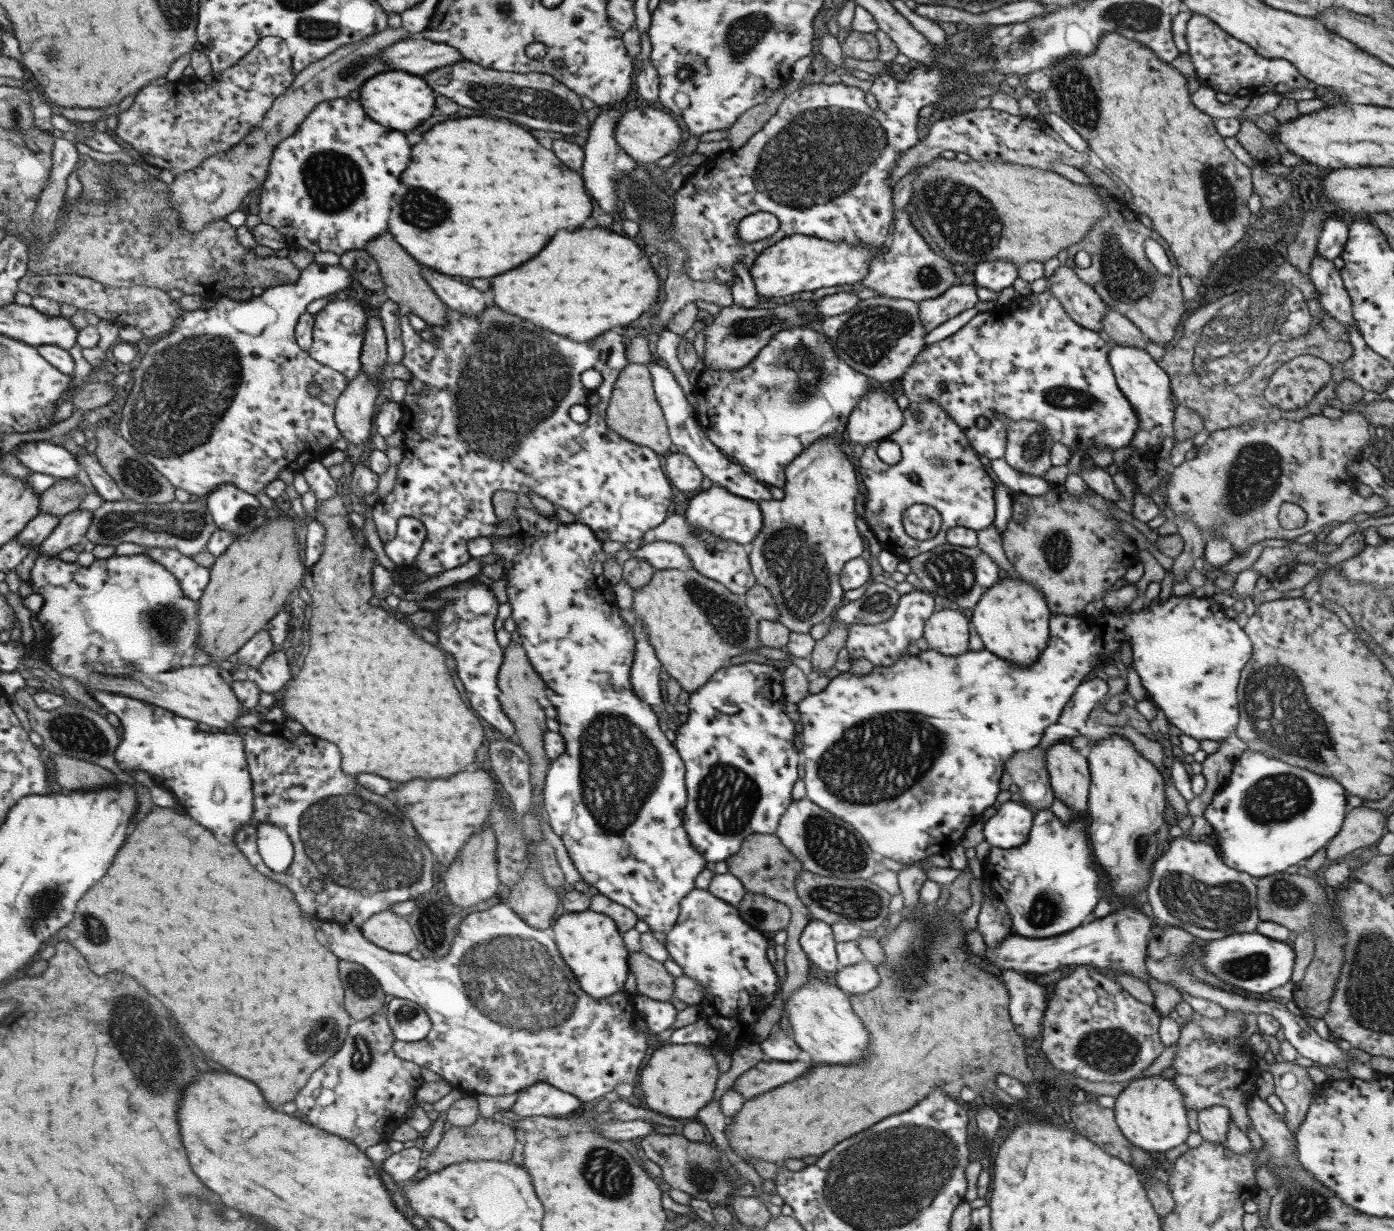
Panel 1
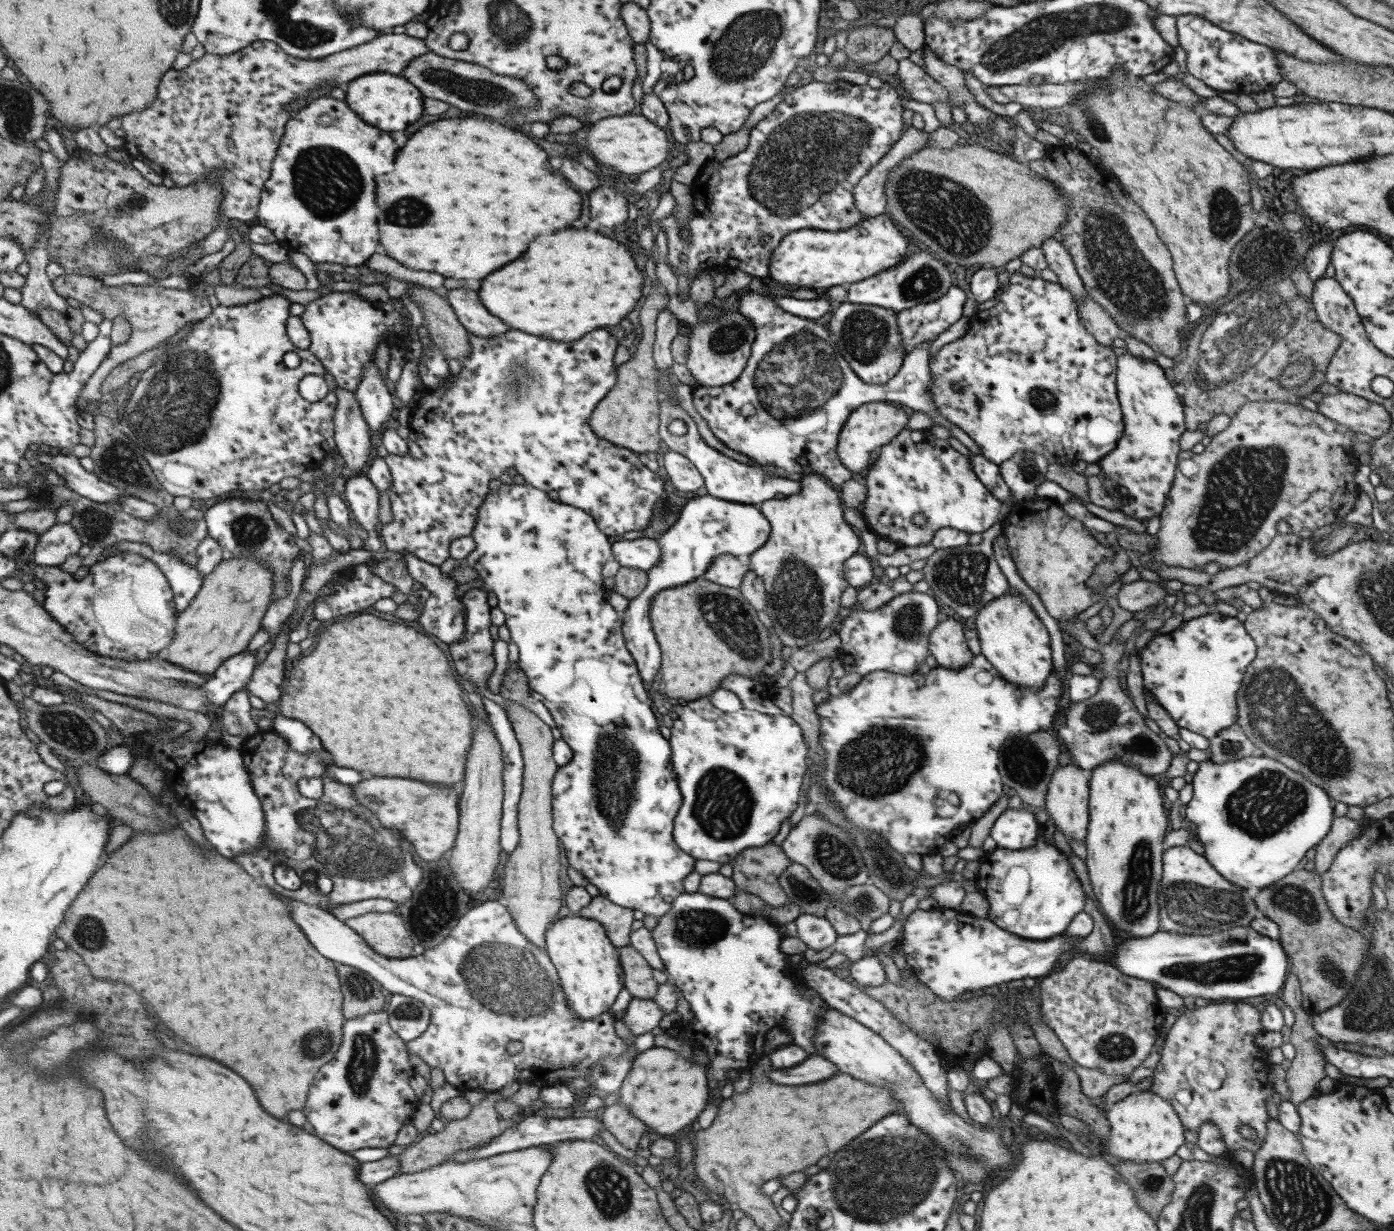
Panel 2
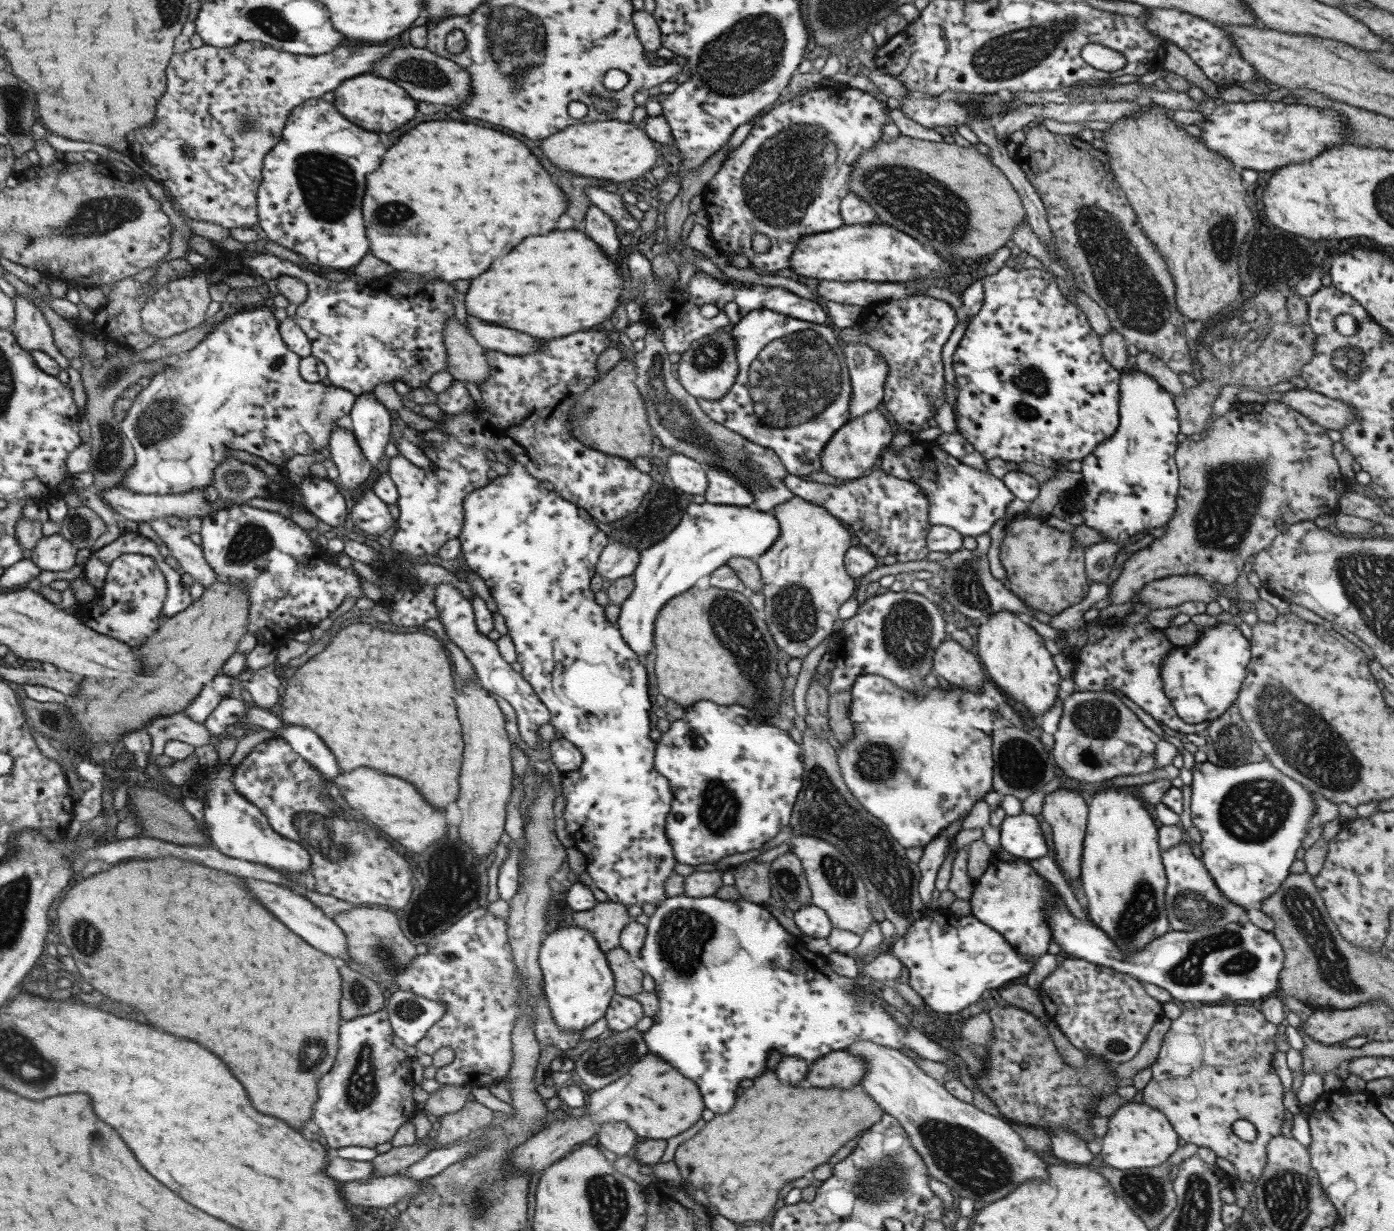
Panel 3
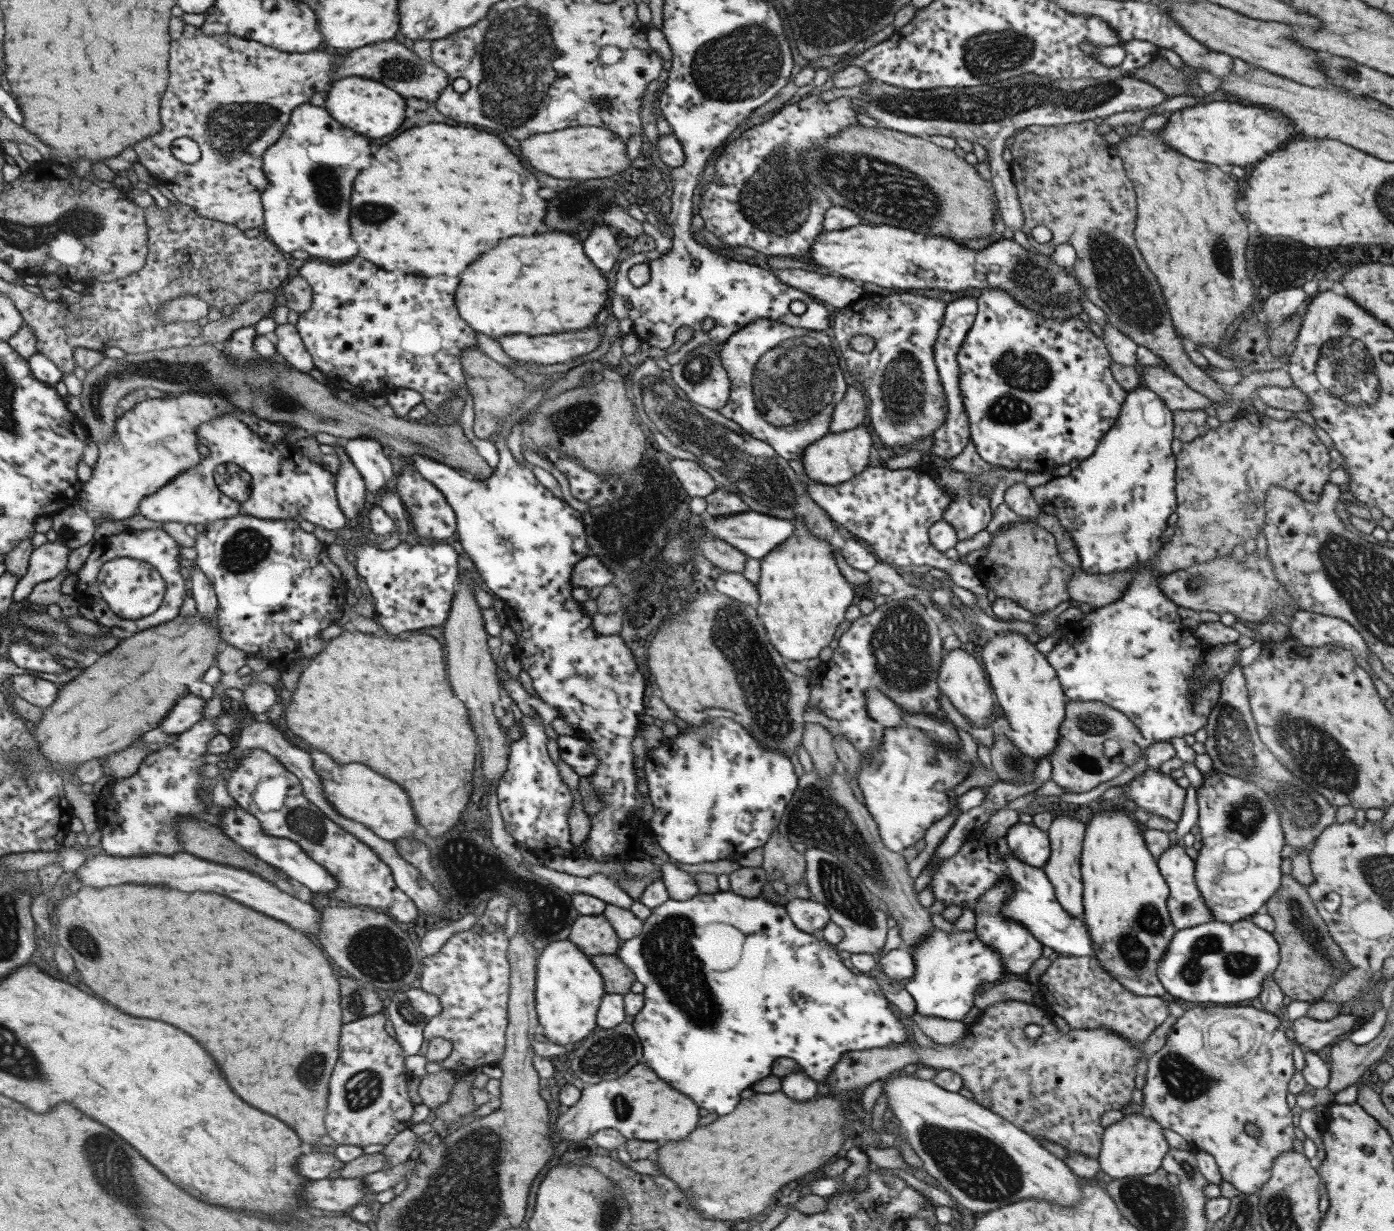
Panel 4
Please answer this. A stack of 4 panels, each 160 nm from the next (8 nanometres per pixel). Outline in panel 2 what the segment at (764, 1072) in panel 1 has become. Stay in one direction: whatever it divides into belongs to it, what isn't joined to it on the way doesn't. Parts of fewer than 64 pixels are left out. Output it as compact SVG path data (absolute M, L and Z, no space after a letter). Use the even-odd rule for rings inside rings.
M809 1056L805 1058L801 1064L793 1066L793 1068L785 1068L781 1070L769 1070L767 1078L775 1084L787 1084L787 1086L795 1086L795 1084L809 1084L809 1082L819 1082L829 1078L831 1074L837 1074L837 1068L833 1064L829 1064L827 1060L819 1058L819 1056Z

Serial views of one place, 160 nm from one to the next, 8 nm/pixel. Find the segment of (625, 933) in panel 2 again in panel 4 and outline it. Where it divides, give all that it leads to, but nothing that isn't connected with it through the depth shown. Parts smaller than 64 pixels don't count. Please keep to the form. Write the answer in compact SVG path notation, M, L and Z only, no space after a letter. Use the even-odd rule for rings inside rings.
M578 914L570 926L567 939L587 956L615 954L621 943L613 927L602 914L597 916Z

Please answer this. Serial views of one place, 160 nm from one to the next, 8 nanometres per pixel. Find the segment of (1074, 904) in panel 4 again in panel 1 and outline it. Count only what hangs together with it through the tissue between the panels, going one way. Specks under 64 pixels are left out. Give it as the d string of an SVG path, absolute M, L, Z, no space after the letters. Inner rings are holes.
M1054 742L1046 748L1044 756L1055 799L1062 800L1074 812L1074 816L1087 816L1090 774L1086 758L1069 742Z

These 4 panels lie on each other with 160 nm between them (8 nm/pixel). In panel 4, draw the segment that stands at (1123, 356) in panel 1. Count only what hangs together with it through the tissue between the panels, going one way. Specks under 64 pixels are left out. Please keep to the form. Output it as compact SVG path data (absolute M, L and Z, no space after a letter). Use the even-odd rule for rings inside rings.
M1139 386L1126 393L1122 404L1119 407L1118 417L1115 419L1113 426L1103 433L1103 436L1096 444L1094 451L1083 460L1078 461L1077 467L1070 470L1066 476L1055 476L1047 481L1045 484L1040 484L1031 489L1033 500L1037 503L1041 513L1047 513L1051 516L1055 515L1059 524L1067 530L1071 535L1080 558L1080 570L1086 574L1095 574L1101 576L1121 576L1121 574L1131 574L1131 583L1127 585L1127 589L1123 591L1123 595L1111 604L1103 607L1093 608L1088 614L1083 614L1081 620L1071 624L1061 625L1062 634L1059 636L1060 642L1056 644L1045 658L1047 662L1053 667L1055 676L1061 685L1063 694L1069 702L1103 702L1111 706L1113 710L1121 712L1123 716L1127 716L1127 720L1133 723L1141 733L1144 739L1150 740L1151 743L1157 741L1168 741L1170 738L1182 737L1186 734L1194 734L1196 730L1205 726L1209 713L1215 707L1219 700L1220 683L1219 680L1198 680L1194 670L1204 663L1205 649L1203 643L1198 640L1192 631L1192 626L1185 620L1179 619L1177 616L1177 605L1171 603L1163 593L1159 591L1159 580L1165 575L1155 575L1150 566L1150 560L1156 557L1156 552L1162 547L1159 541L1161 532L1167 527L1167 516L1172 512L1176 512L1176 493L1175 486L1175 469L1174 455L1171 453L1169 444L1172 435L1172 412L1164 405L1164 402L1151 390Z

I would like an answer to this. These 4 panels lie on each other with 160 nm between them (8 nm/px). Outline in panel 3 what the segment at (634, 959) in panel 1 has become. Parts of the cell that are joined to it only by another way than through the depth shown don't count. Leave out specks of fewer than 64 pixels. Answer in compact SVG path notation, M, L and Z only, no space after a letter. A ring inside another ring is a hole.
M621 947L604 952L607 964L614 976L614 992L621 996L633 997L643 991L641 987L642 972L639 971L629 953Z

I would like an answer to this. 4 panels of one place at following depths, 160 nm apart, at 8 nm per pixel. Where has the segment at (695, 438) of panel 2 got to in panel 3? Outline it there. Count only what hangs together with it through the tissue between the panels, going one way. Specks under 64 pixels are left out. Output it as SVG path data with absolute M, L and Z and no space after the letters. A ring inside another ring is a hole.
M705 465L703 469L707 479L707 488L703 495L707 502L736 507L751 506L752 492L740 480L713 465ZM876 467L843 485L823 485L789 473L782 481L791 494L822 506L835 518L845 522L853 536L859 538L860 545L872 555L893 555L899 562L926 558L929 552L926 547L928 500L916 484L889 476Z

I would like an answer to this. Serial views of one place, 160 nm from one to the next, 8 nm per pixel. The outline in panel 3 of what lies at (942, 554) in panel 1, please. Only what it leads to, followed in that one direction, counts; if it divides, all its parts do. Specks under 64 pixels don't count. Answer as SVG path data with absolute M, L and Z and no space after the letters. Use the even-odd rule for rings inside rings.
M987 533L974 537L976 545L967 550L962 546L955 552L941 560L941 570L938 573L941 577L941 585L938 592L938 599L946 606L946 608L954 608L957 612L963 614L970 619L978 619L983 615L991 615L999 610L1005 612L1013 612L1017 616L1026 620L1033 618L1033 615L1027 610L1027 606L1011 594L1009 590L1003 588L1000 580L995 580L989 572L987 565L987 548L989 548L989 540L991 538Z

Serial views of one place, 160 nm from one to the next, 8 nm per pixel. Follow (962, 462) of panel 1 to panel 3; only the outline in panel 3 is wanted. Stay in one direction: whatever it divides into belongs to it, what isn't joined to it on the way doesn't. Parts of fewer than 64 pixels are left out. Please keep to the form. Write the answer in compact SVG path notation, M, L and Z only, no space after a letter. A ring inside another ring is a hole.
M912 439L898 455L886 447L886 452L878 460L876 468L899 480L908 480L921 489L928 500L929 526L945 525L954 528L963 537L985 534L996 520L1004 518L1005 508L1014 498L1001 479L984 470L975 470L961 464L933 441Z

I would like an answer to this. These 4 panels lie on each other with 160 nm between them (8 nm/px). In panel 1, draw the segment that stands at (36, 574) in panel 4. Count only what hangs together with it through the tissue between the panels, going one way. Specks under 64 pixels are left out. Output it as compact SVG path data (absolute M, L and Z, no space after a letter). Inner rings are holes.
M79 510L71 512L61 518L60 525L55 532L39 547L41 552L49 556L58 556L59 552L79 544L86 537L93 524L94 512L91 510Z

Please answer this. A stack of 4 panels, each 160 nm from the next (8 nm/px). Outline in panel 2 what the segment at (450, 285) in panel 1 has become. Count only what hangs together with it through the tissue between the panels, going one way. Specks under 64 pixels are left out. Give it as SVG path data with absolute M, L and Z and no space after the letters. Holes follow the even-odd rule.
M469 288L447 289L447 302L455 313L456 319L467 332L483 338L492 339L507 330L501 320L491 316L477 298L477 292Z

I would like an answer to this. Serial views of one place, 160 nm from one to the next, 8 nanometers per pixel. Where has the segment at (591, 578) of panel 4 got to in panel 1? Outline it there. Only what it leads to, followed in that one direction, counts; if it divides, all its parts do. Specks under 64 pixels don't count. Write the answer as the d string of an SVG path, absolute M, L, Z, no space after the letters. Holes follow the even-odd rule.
M653 541L640 543L638 549L631 550L632 557L643 559L656 570L681 569L692 567L687 553L674 542Z

